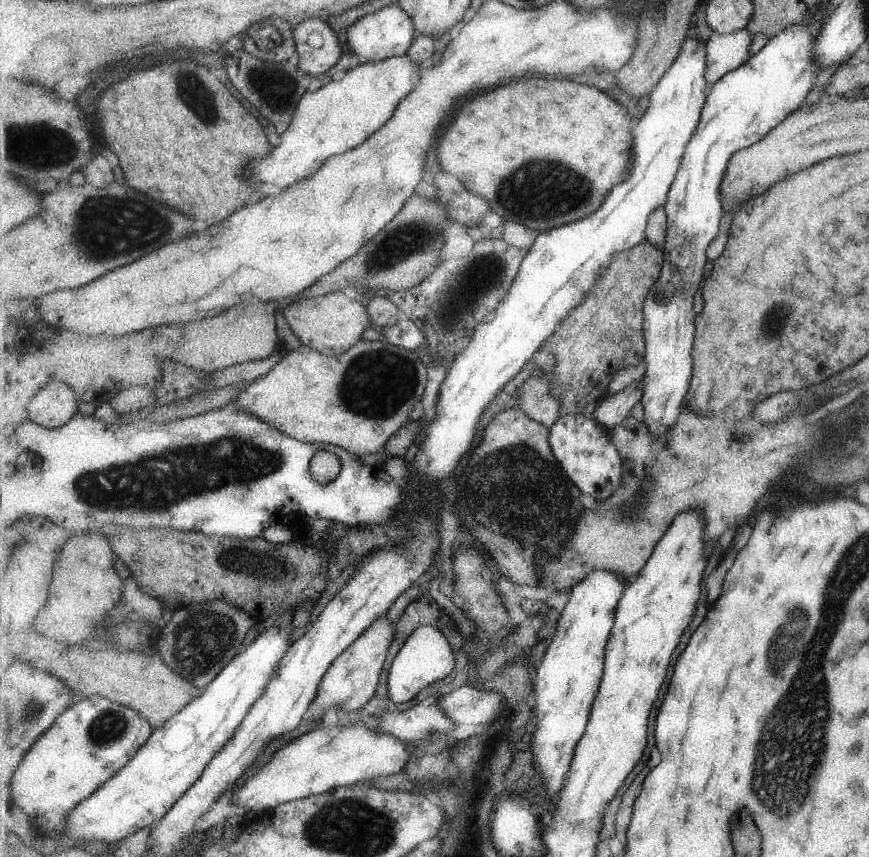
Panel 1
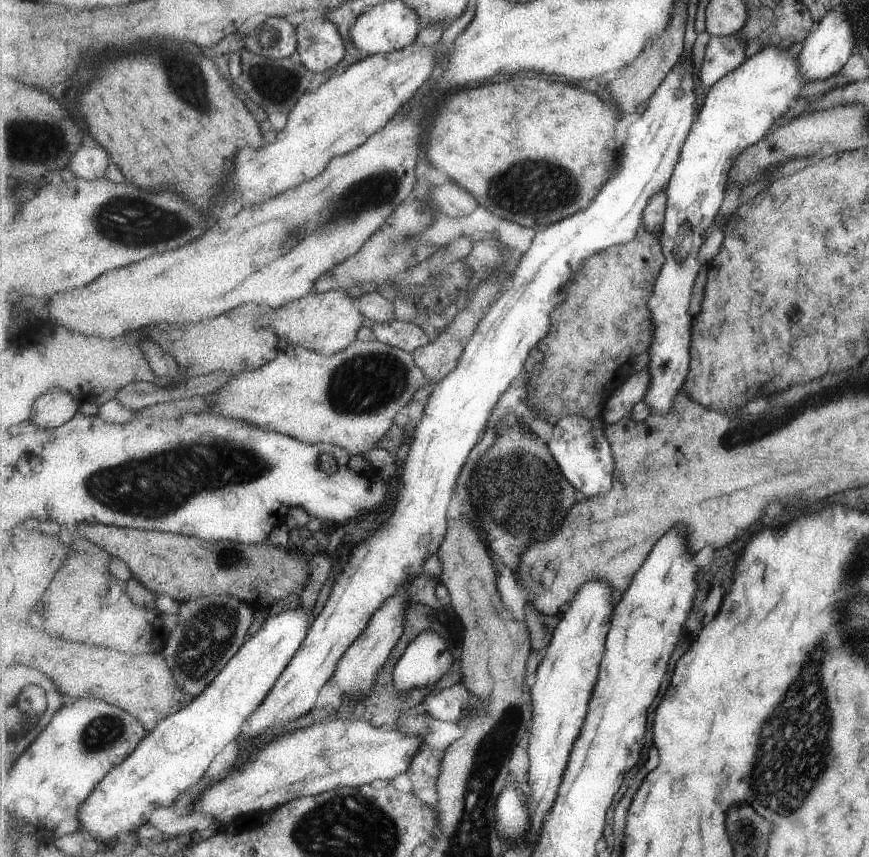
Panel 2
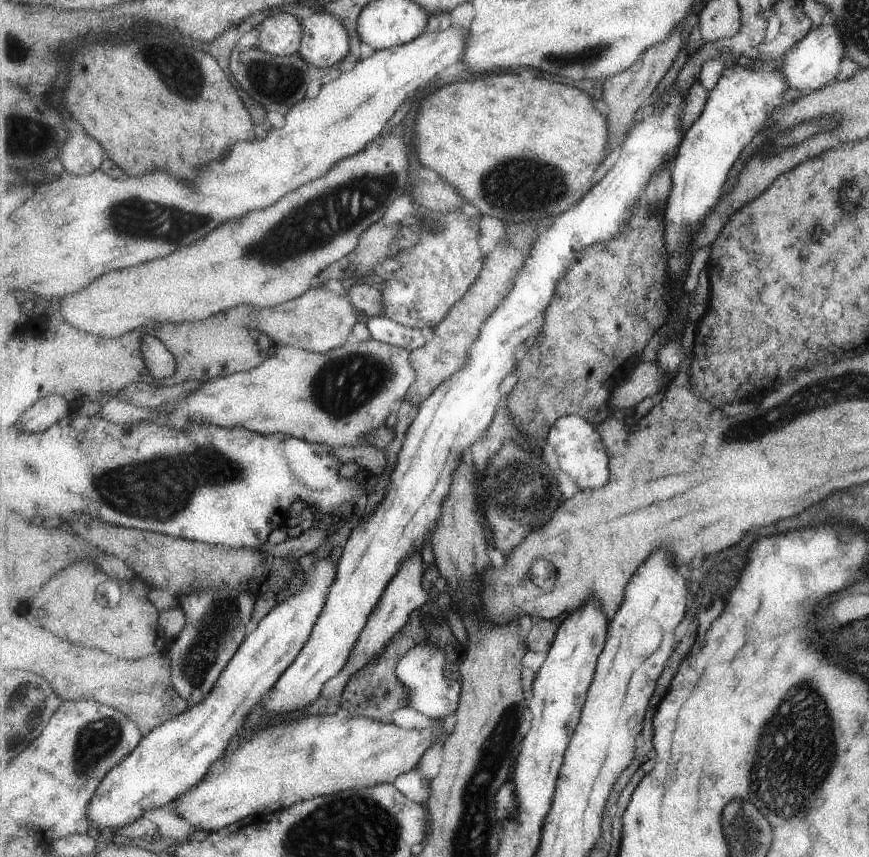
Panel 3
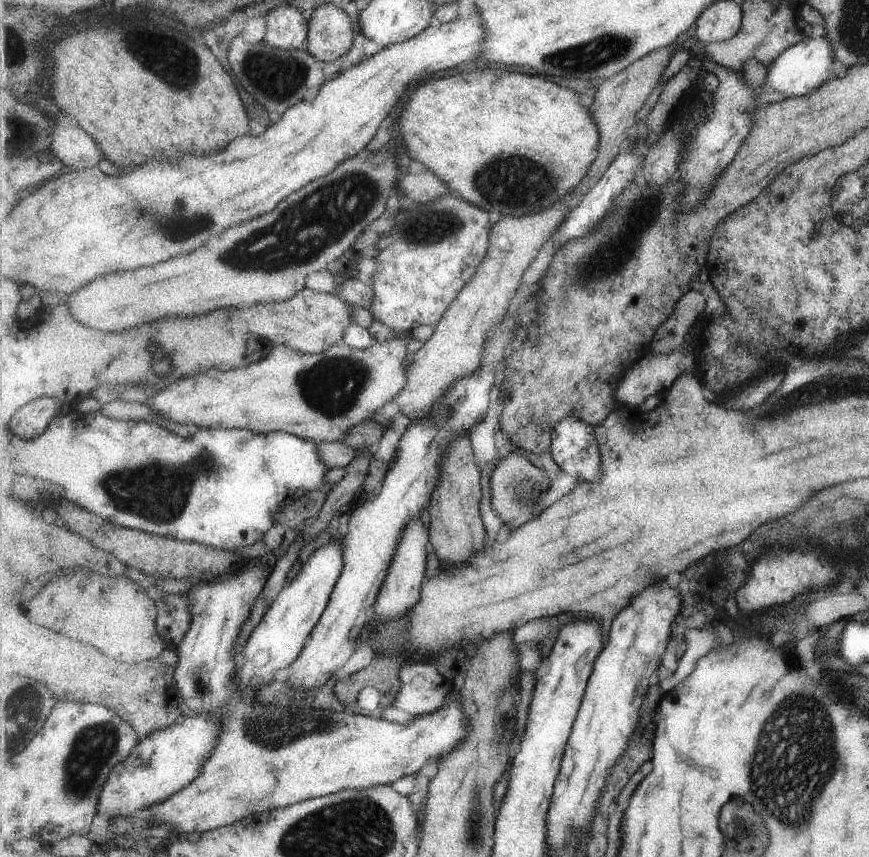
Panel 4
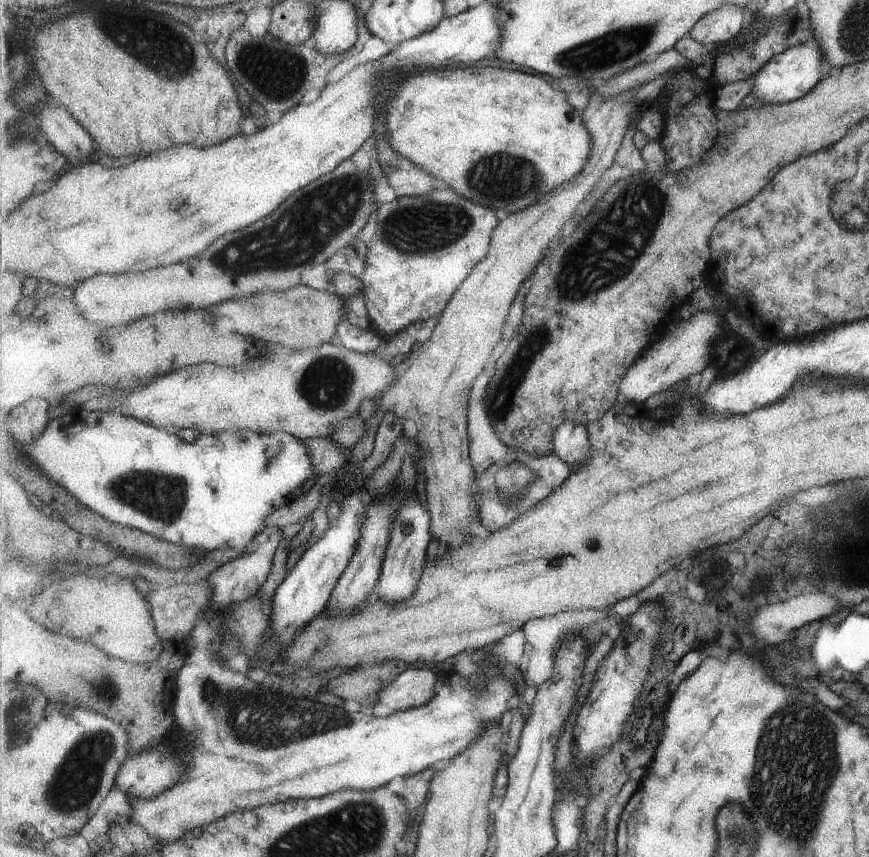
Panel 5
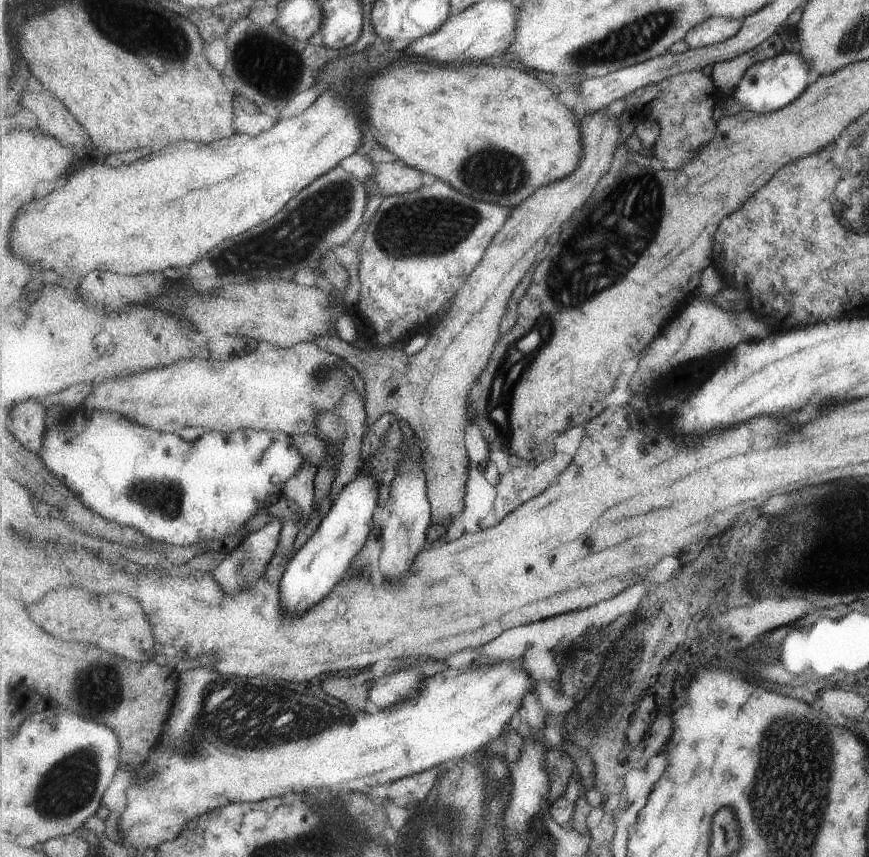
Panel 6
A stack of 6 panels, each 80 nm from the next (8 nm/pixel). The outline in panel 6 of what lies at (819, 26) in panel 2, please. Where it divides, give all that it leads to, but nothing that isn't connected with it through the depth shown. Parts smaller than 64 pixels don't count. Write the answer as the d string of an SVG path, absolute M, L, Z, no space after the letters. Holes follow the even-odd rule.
M799 51L784 52L753 65L741 79L732 97L746 106L745 110L755 111L756 114L767 114L796 101L811 79L812 75L801 53Z

